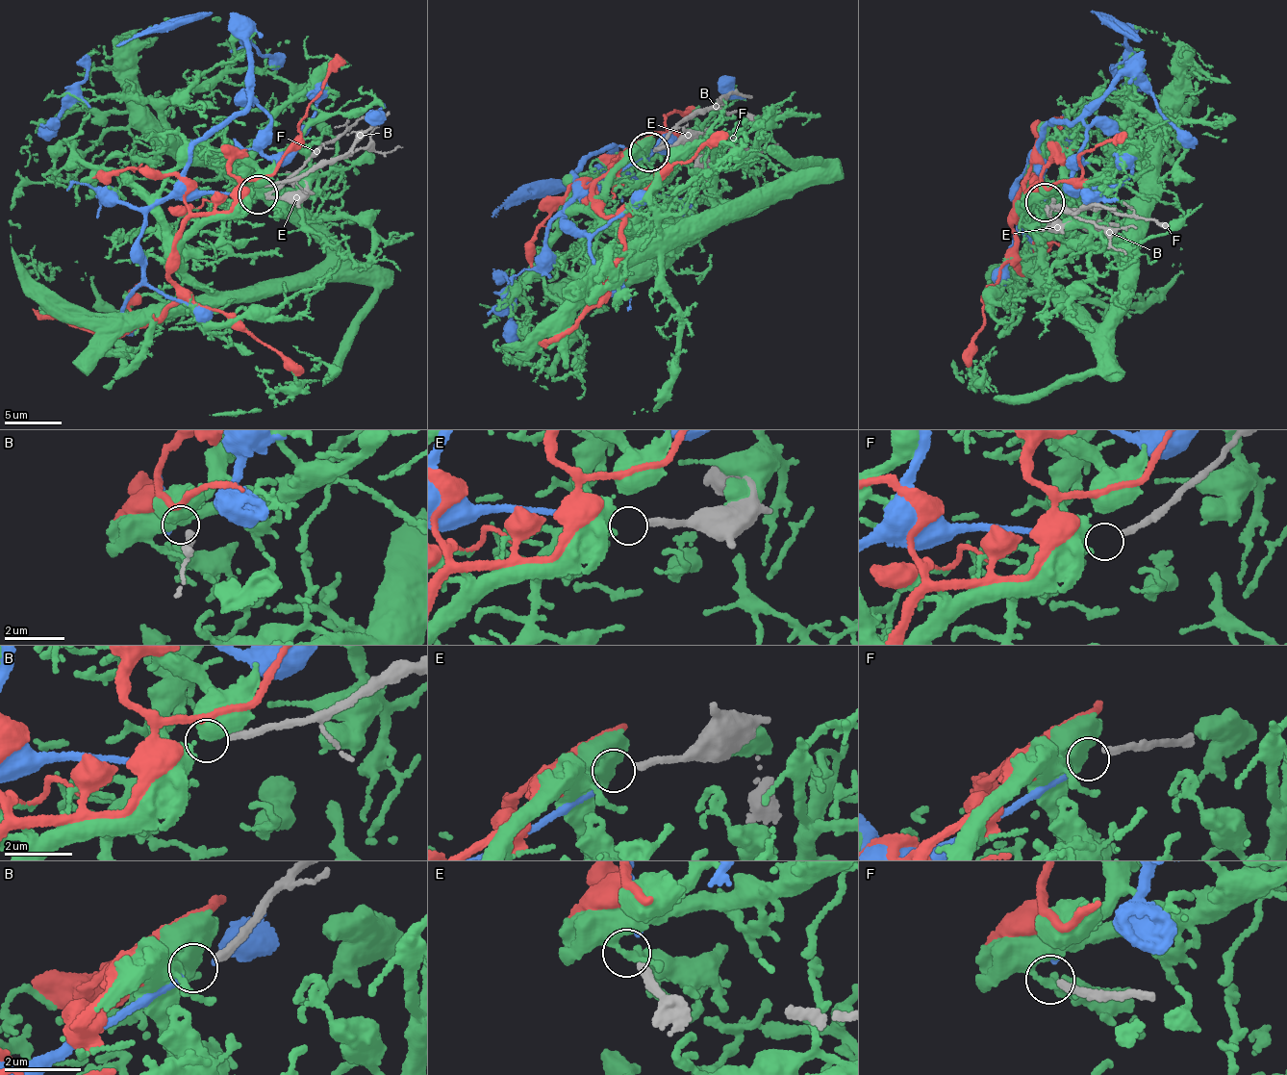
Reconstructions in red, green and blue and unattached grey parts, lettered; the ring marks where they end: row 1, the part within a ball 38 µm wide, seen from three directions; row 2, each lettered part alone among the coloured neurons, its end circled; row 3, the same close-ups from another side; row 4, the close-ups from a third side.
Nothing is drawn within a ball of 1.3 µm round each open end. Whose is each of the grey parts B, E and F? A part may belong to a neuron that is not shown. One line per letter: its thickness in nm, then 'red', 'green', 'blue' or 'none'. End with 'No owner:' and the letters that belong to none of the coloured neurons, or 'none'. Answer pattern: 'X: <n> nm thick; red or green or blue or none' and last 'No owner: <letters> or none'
B: 200 nm thick; none
E: 200 nm thick; blue
F: 180 nm thick; none
No owner: B, F

